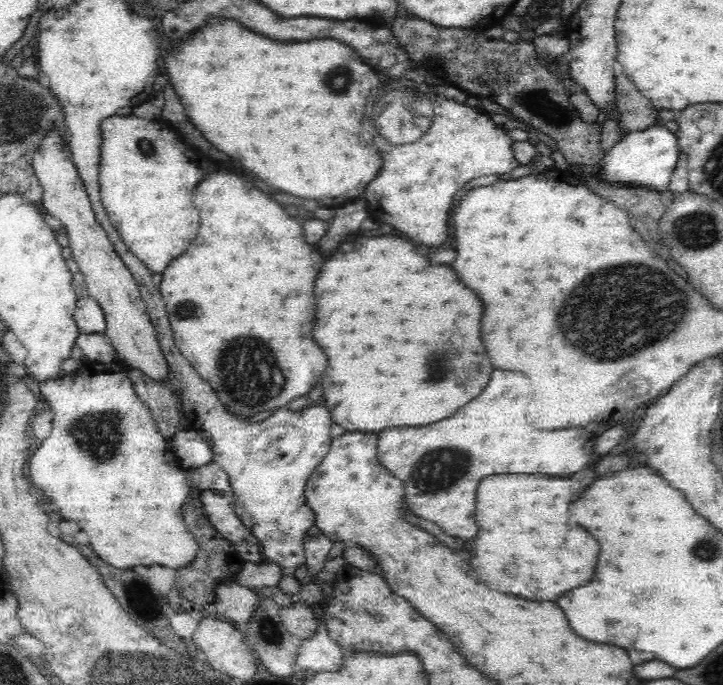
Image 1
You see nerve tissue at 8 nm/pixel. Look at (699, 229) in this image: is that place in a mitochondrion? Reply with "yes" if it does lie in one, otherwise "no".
yes

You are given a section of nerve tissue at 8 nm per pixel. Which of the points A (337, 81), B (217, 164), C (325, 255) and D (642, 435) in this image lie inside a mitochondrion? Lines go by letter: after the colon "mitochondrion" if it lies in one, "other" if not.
A: mitochondrion
B: other
C: other
D: other

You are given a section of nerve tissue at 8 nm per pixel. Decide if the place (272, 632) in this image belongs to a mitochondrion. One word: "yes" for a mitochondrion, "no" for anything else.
yes

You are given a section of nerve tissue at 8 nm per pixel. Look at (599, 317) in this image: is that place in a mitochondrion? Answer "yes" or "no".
yes

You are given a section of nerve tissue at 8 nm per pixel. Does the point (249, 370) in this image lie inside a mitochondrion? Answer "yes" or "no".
yes

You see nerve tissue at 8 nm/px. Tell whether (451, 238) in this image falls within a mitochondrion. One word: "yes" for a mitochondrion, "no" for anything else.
no

